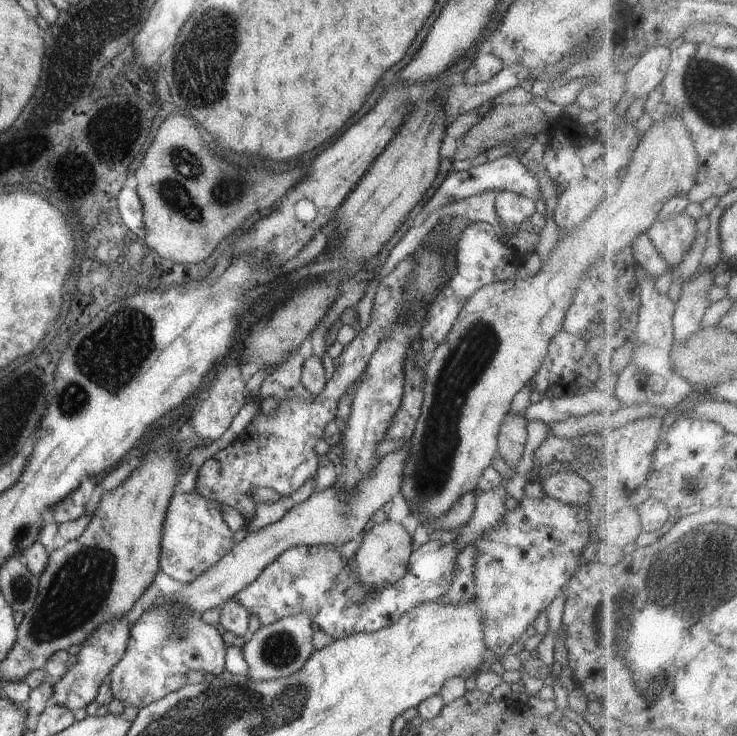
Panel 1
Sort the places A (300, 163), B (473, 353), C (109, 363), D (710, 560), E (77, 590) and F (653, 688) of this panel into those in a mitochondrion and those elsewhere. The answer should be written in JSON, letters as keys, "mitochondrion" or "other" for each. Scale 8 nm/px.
{"A":"other","B":"mitochondrion","C":"mitochondrion","D":"mitochondrion","E":"mitochondrion","F":"mitochondrion"}

